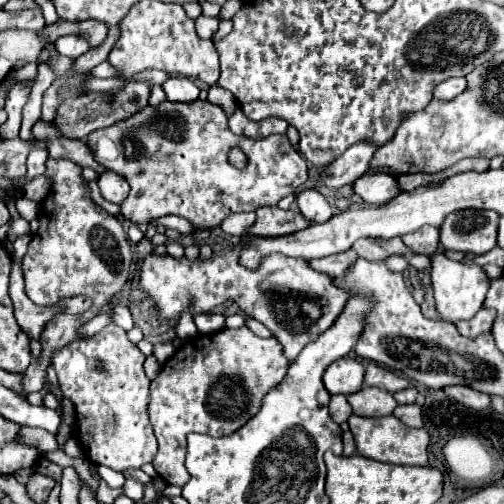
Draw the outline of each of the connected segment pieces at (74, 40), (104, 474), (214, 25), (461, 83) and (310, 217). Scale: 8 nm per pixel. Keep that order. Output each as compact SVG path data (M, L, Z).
M60 36L54 44L56 44L56 50L68 58L78 58L80 54L90 50L88 42L82 40L80 36Z
M105 466L98 467L98 473L109 487L114 487L114 481L125 481L125 476L121 472L116 472Z
M198 16L196 18L196 32L202 40L212 40L212 36L218 30L218 18L208 18L208 16Z
M448 78L436 86L434 98L436 100L452 100L458 94L462 94L464 90L466 90L466 78Z
M302 190L296 196L296 202L298 202L298 208L304 214L304 218L314 224L322 224L334 214L330 204L326 202L326 198L316 190Z

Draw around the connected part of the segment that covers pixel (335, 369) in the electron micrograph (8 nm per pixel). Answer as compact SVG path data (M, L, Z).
M344 356L324 372L324 386L330 394L354 394L364 384L364 364L352 356Z

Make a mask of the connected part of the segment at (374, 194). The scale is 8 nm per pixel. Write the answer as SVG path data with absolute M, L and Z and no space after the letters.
M364 174L354 182L354 192L368 204L386 204L402 190L398 180L390 174Z

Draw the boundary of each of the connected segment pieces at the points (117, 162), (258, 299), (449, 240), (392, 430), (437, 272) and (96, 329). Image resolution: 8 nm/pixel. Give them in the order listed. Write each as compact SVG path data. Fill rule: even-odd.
M166 100L158 108L148 106L128 120L92 132L86 144L98 164L128 180L132 190L122 202L122 216L136 224L148 224L154 218L176 214L192 220L198 230L210 230L220 226L222 220L234 212L254 212L264 204L278 204L280 198L290 192L296 194L308 180L308 164L288 142L286 134L274 134L262 140L236 136L230 132L222 108L208 100L196 100L194 104L170 104ZM230 148L246 148L246 170L238 170L228 162Z
M238 244L230 250L222 250L218 254L212 254L210 260L198 258L194 262L190 262L186 256L176 260L172 256L160 258L160 256L150 254L142 264L140 284L142 284L144 292L160 308L162 318L180 316L188 308L192 312L210 312L212 308L224 304L226 300L234 300L246 316L256 318L272 332L272 336L282 344L284 356L290 362L294 362L296 356L300 354L300 350L308 342L314 342L322 332L326 332L334 324L334 320L340 316L340 312L346 306L346 296L342 296L342 292L338 292L338 288L334 288L334 282L330 276L322 276L322 272L314 272L308 266L308 262L304 262L304 260L290 260L288 256L266 256L266 260L262 260L262 268L258 268L258 272L250 272L248 268L242 268L238 264L236 250L238 250Z
M466 210L448 216L440 228L446 250L486 254L496 246L498 214L494 210Z
M350 416L348 426L350 426L350 432L354 434L358 452L366 458L372 458L378 462L390 462L390 464L410 464L410 466L428 464L430 434L424 428L410 428L402 424L402 420L398 420L396 416L384 416L384 418Z
M436 254L430 276L432 276L432 286L434 286L436 310L442 320L452 322L452 324L456 324L458 320L470 320L482 308L490 280L480 266L464 266L460 262L448 260L444 254Z
M106 313L99 314L94 318L88 320L78 329L80 336L90 338L95 334L99 333L103 328L105 328L110 322L110 315Z

